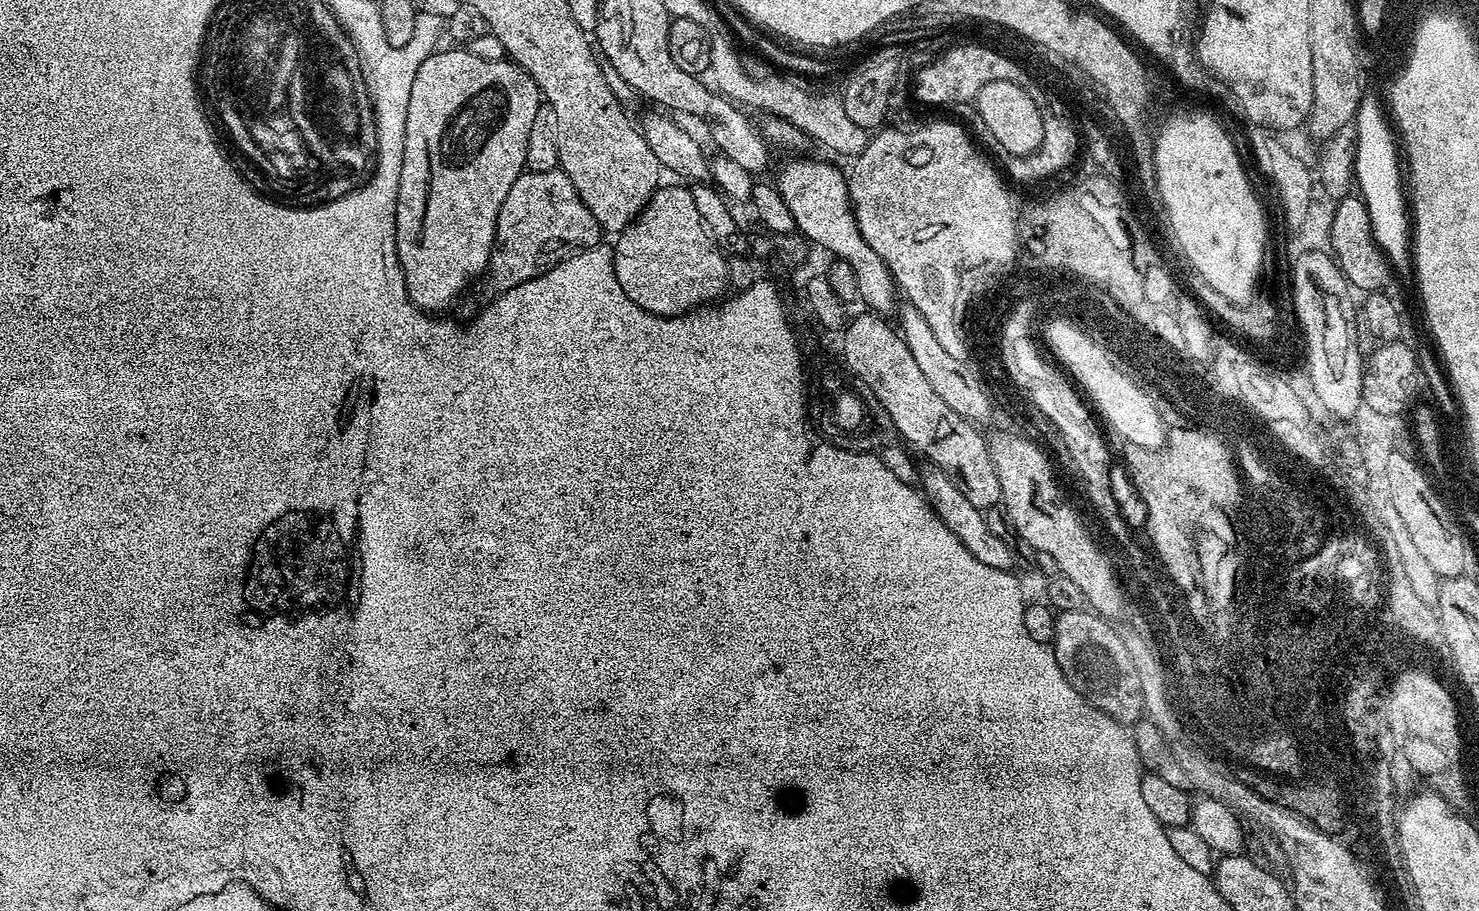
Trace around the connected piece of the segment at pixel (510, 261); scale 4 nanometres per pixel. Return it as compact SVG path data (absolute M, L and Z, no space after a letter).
M559 168L545 172L525 170L514 186L510 186L510 194L506 194L502 210L498 210L496 241L486 280L492 283L496 294L517 288L522 282L544 275L566 257L585 252L601 240L600 224L594 214L590 214L586 202L582 202L578 190L574 190L574 182L570 182L567 174Z

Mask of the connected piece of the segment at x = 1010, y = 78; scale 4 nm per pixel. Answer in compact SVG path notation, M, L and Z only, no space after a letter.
M949 47L937 55L936 59L926 65L917 67L914 72L914 92L924 104L943 104L949 106L956 103L969 103L975 101L978 90L986 86L986 82L1014 82L1014 86L1022 86L1022 90L1036 92L1028 77L1020 68L1013 67L1008 60L992 55L985 48L962 48L956 50Z

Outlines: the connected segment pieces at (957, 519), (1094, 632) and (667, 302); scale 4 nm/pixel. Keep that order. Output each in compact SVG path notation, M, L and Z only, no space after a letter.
M924 462L921 465L919 487L932 509L938 514L938 518L942 518L944 525L952 531L954 538L958 538L958 542L962 542L962 546L966 546L966 550L970 550L970 554L978 558L978 562L985 566L994 566L994 570L1012 572L1016 564L1016 556L1011 548L1013 545L991 532L990 526L986 526L984 512L978 506L974 506L970 498L966 498L959 484L948 473L931 462Z
M1087 609L1057 613L1052 649L1067 681L1096 708L1125 726L1143 717L1144 700L1136 666L1109 619Z
M667 184L657 188L648 205L615 237L612 265L630 302L650 314L683 316L725 295L728 260L698 214L691 191Z

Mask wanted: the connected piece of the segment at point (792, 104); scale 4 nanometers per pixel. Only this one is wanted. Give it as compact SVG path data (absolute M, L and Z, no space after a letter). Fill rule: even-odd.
M719 34L713 35L712 45L710 46L710 77L715 91L722 96L727 96L729 100L740 106L747 106L749 109L760 108L761 113L774 112L777 116L785 116L788 120L795 120L799 128L807 126L812 128L812 137L822 145L833 148L836 152L841 152L847 158L854 158L867 146L870 139L869 129L862 126L854 126L854 122L846 114L846 106L839 95L828 97L816 96L811 100L808 95L812 88L807 79L800 78L797 84L792 84L788 92L792 96L776 96L776 88L767 80L766 77L756 77L746 65L740 61L740 52ZM749 104L749 105L748 105ZM752 107L752 108L751 108ZM796 112L809 112L808 116L799 116Z

